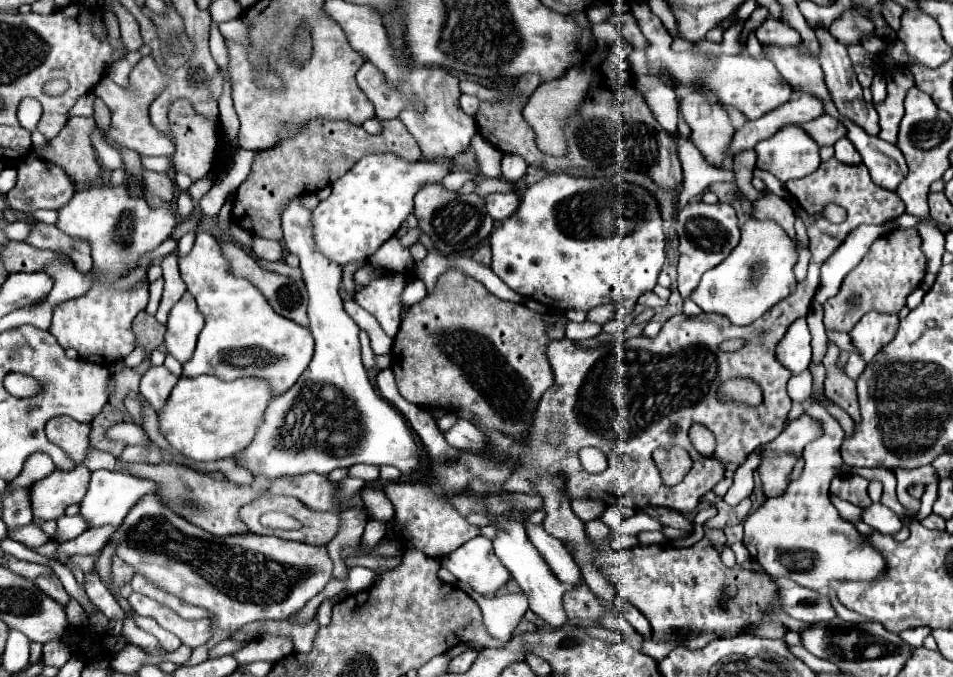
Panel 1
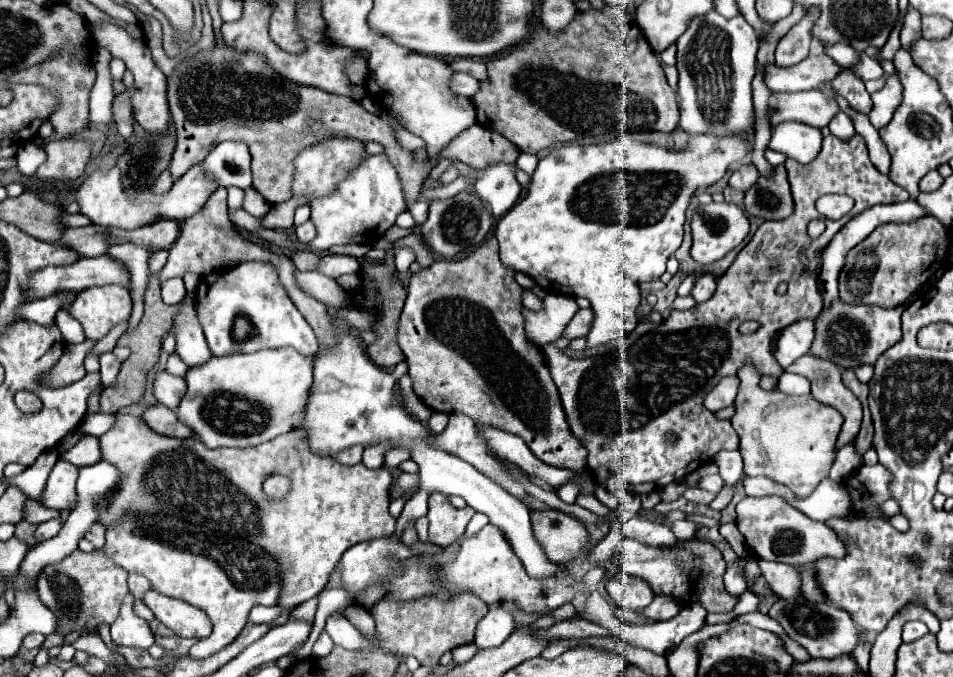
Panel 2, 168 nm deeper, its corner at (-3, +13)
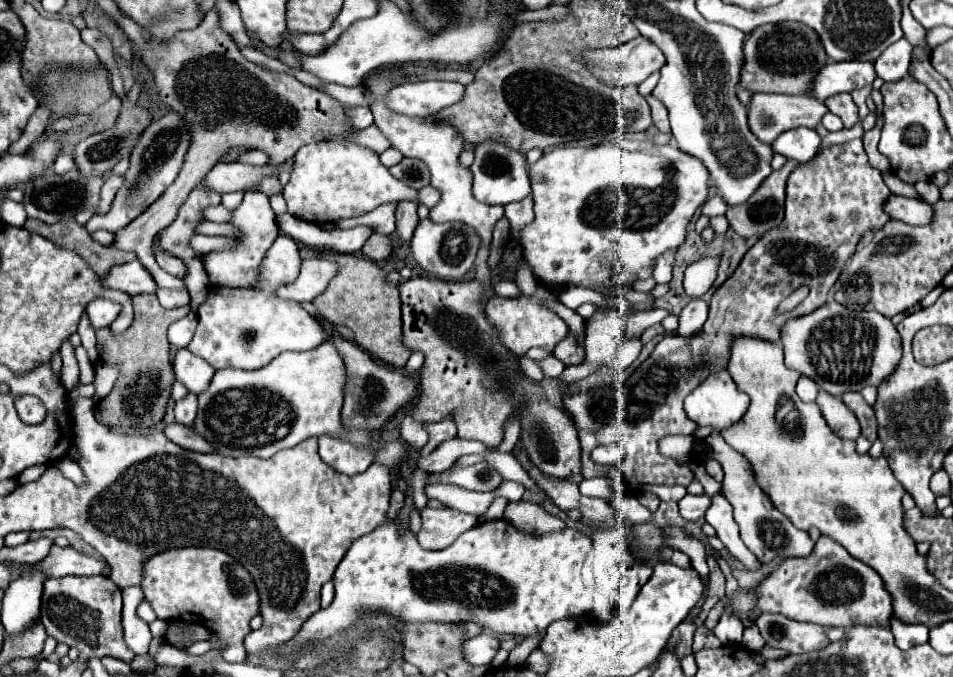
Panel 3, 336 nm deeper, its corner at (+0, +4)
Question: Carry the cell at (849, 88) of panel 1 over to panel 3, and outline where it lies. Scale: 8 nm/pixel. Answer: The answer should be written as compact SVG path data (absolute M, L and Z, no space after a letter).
M838 93L834 97L828 97L824 103L832 113L836 113L842 119L846 129L850 129L858 121L858 107L852 101L850 93Z

